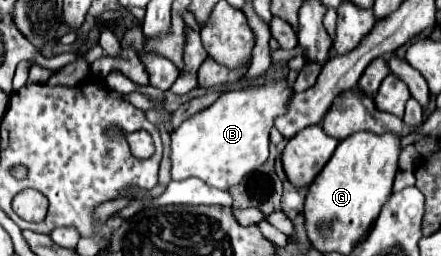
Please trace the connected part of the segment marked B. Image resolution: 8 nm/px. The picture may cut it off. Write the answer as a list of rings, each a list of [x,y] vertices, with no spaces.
[[[270,81],[262,87],[228,91],[220,95],[214,105],[186,119],[178,129],[172,131],[172,179],[180,181],[186,177],[198,177],[218,189],[238,185],[242,177],[256,171],[268,159],[268,135],[274,125],[274,117],[286,111],[286,101],[290,95],[292,91],[288,91],[286,81]]]

